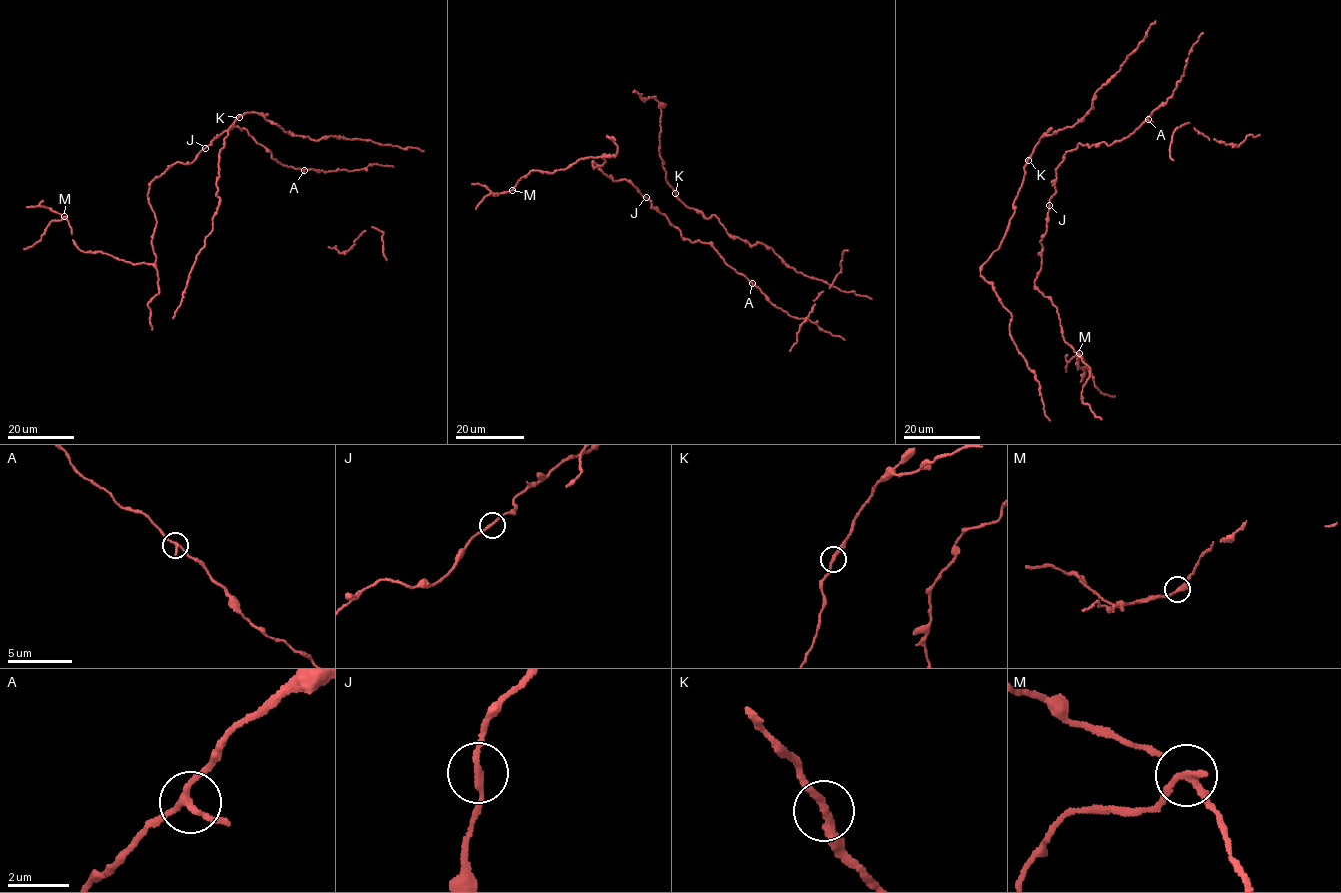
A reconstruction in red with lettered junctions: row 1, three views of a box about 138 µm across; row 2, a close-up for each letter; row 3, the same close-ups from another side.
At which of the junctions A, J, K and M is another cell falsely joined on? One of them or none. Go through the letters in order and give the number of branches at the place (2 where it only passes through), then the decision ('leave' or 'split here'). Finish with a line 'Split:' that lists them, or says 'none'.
A: 3 | leave
J: 2 | leave
K: 2 | leave
M: 3 | split here
Split: M

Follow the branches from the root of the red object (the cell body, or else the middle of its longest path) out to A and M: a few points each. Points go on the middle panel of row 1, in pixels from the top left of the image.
A: (646, 197), (651, 207), (665, 215), (683, 238), (709, 244), (726, 263), (752, 283)
M: (646, 197), (592, 166), (605, 163), (603, 153), (533, 170), (511, 190)

